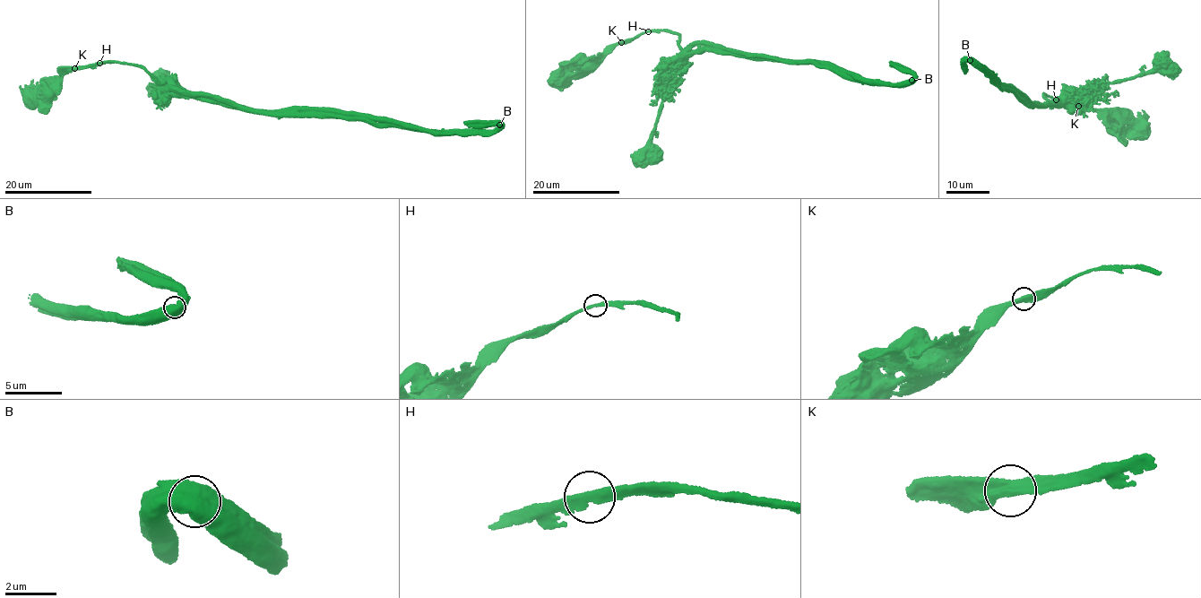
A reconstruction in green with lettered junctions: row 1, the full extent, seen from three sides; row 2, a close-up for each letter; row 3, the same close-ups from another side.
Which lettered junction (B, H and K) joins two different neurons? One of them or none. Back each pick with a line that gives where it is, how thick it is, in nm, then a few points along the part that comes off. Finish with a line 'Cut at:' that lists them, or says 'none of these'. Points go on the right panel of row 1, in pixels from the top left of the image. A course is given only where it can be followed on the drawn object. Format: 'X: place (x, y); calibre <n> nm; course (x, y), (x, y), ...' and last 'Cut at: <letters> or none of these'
B: place (970, 60); calibre 750 nm; course (970, 59), (1028, 105), (1051, 106), (1060, 98), (1050, 102), (1043, 95), (1119, 115), (1141, 125), (1138, 121)
Cut at: B

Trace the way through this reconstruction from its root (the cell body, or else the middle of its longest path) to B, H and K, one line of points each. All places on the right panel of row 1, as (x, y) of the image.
B: (1136, 128), (1042, 93), (1059, 97), (1032, 104), (970, 59)
H: (1136, 128), (1103, 109), (1055, 99)
K: (1136, 128), (1103, 109), (1078, 106)

